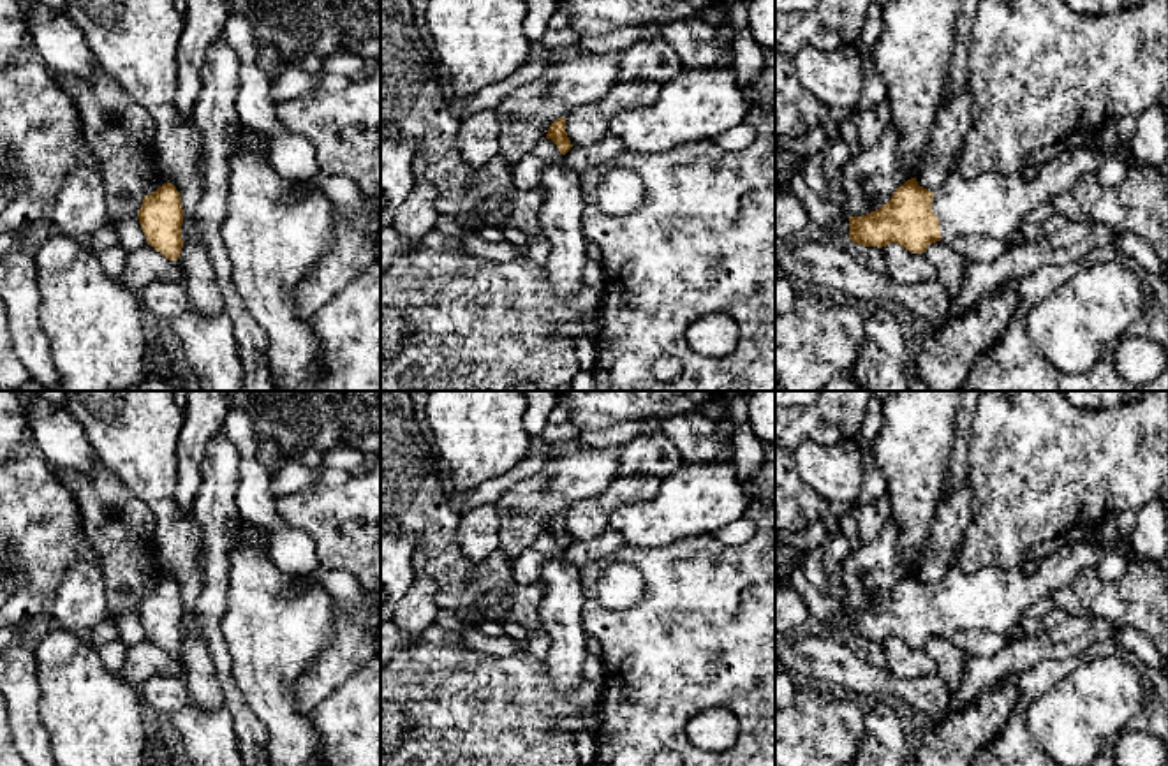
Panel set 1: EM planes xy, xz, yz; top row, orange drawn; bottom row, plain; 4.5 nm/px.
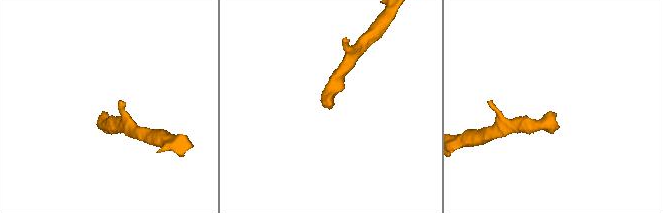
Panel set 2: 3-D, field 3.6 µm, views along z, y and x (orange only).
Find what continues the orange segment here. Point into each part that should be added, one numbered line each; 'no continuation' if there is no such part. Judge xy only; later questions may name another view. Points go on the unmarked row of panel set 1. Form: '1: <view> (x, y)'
no continuation

